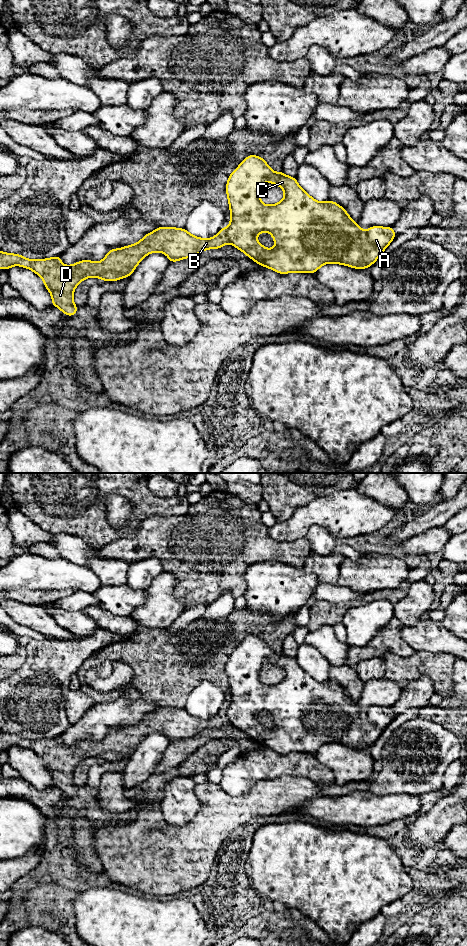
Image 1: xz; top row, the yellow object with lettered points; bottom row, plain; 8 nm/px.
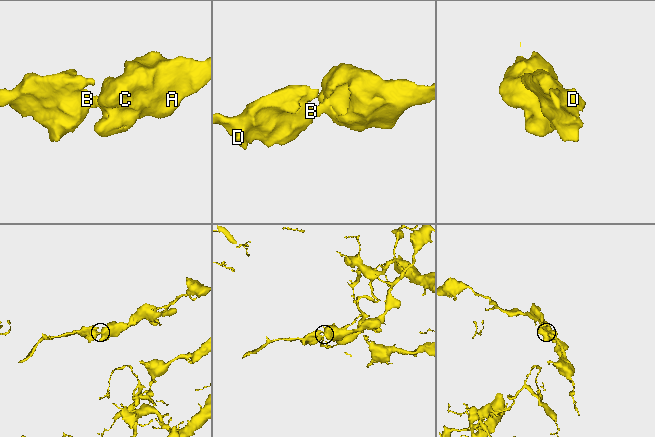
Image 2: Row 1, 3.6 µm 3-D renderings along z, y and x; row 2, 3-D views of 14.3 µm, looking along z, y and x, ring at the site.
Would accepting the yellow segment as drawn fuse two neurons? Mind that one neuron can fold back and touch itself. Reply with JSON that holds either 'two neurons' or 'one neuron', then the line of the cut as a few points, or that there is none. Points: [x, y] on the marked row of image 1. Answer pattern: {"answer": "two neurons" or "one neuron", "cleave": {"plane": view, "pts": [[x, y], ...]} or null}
{"answer": "two neurons", "cleave": {"plane": "xz", "pts": [[227, 228], [227, 239], [229, 241]]}}

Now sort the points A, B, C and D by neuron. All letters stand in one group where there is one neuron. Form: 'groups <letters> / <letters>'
groups A C / B D

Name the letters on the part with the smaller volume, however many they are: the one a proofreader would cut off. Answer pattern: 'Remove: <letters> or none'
Remove: B, D

